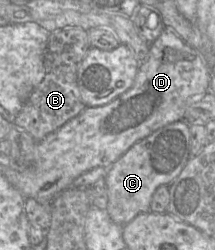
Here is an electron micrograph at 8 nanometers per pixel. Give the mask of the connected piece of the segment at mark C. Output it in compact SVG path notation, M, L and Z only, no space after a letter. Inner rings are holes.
M185 120L170 123L131 146L107 169L103 180L108 195L105 210L112 221L119 225L126 225L138 214L148 212L155 190L161 185L171 184L181 173L190 157L190 124Z

